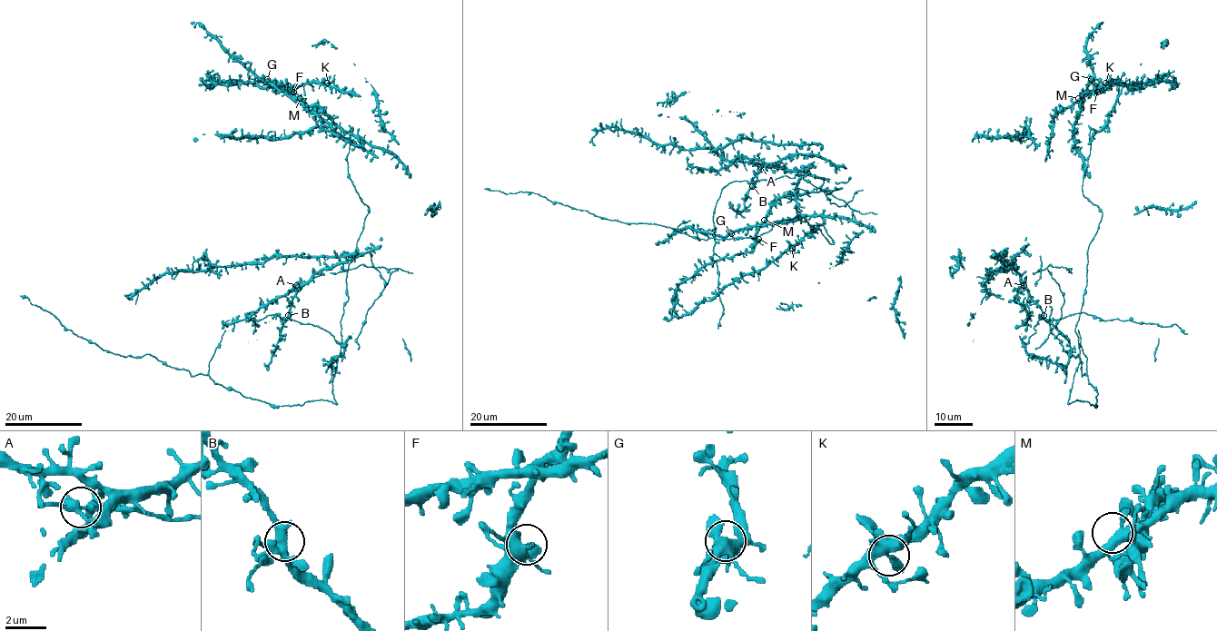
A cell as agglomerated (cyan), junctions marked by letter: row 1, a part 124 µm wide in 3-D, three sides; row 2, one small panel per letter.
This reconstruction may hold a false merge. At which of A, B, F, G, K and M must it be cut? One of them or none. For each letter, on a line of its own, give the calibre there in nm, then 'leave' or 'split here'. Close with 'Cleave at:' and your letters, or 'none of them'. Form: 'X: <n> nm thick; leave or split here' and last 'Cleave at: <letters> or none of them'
A: 360 nm thick; leave
B: 400 nm thick; leave
F: 360 nm thick; leave
G: 420 nm thick; leave
K: 360 nm thick; leave
M: 420 nm thick; leave
Cleave at: none of them

